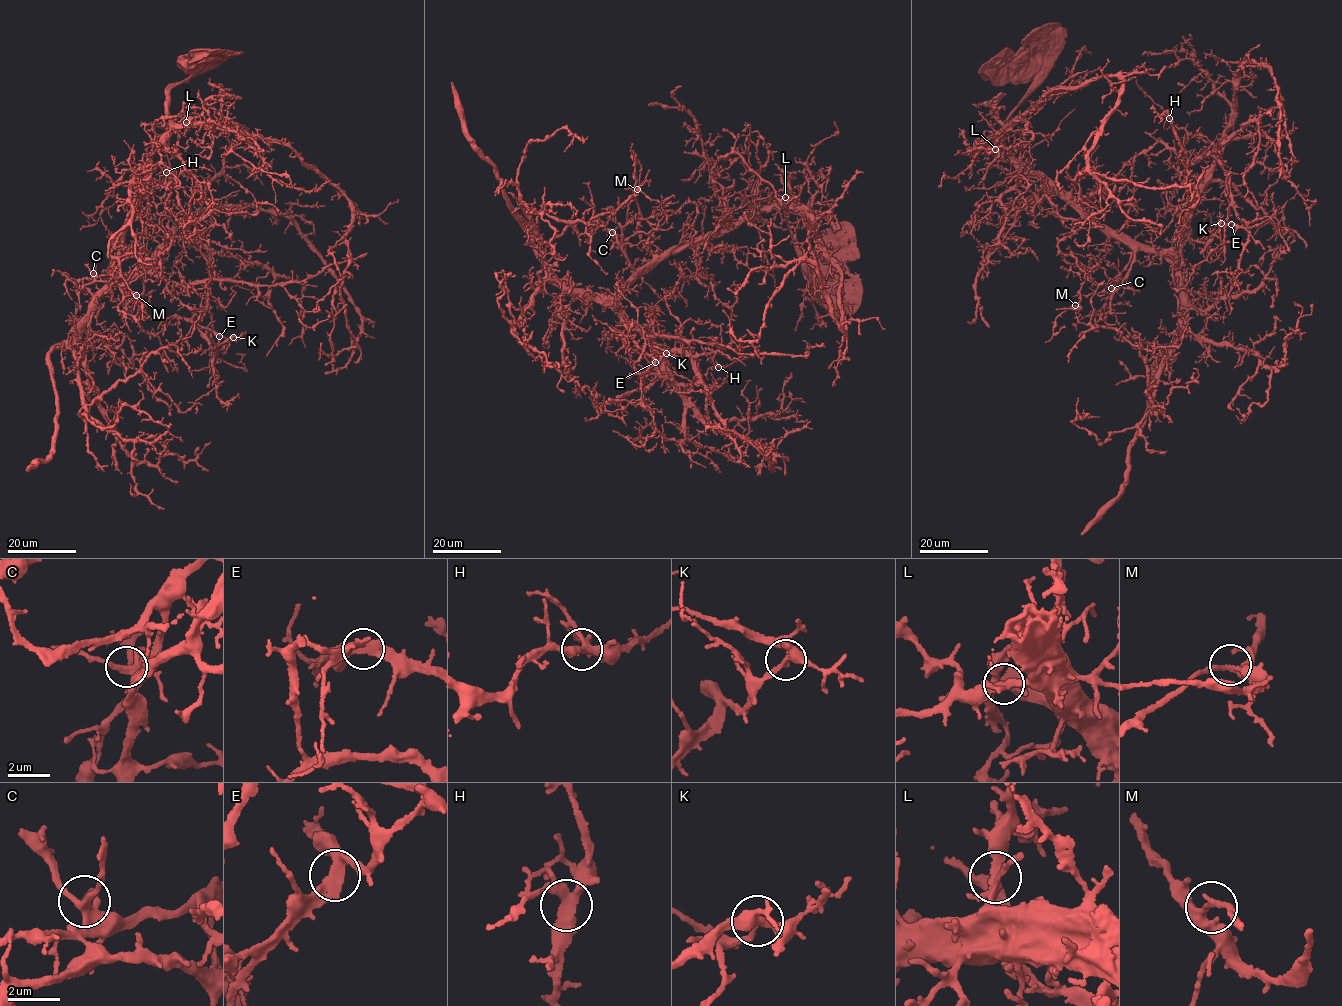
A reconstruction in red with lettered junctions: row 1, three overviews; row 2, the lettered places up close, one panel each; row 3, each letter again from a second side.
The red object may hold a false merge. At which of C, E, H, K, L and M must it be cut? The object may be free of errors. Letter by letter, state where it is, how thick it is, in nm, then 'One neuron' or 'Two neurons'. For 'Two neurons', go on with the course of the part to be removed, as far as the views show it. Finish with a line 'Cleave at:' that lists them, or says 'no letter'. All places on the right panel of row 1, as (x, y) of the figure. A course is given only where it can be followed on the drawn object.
C: Place: (1111, 288). Thickness 300 nm. One neuron
E: Place: (1231, 224). Thickness 280 nm. One neuron
H: Place: (1169, 118). Thickness 300 nm. One neuron
K: Place: (1221, 223). Thickness 280 nm. Two neurons. Course of the part to remove: (1221, 223), (1248, 228), (1269, 219), (1294, 235), (1289, 244)
L: Place: (995, 149). Thickness 240 nm. One neuron
M: Place: (1075, 305). Thickness 280 nm. One neuron
Cleave at: K

